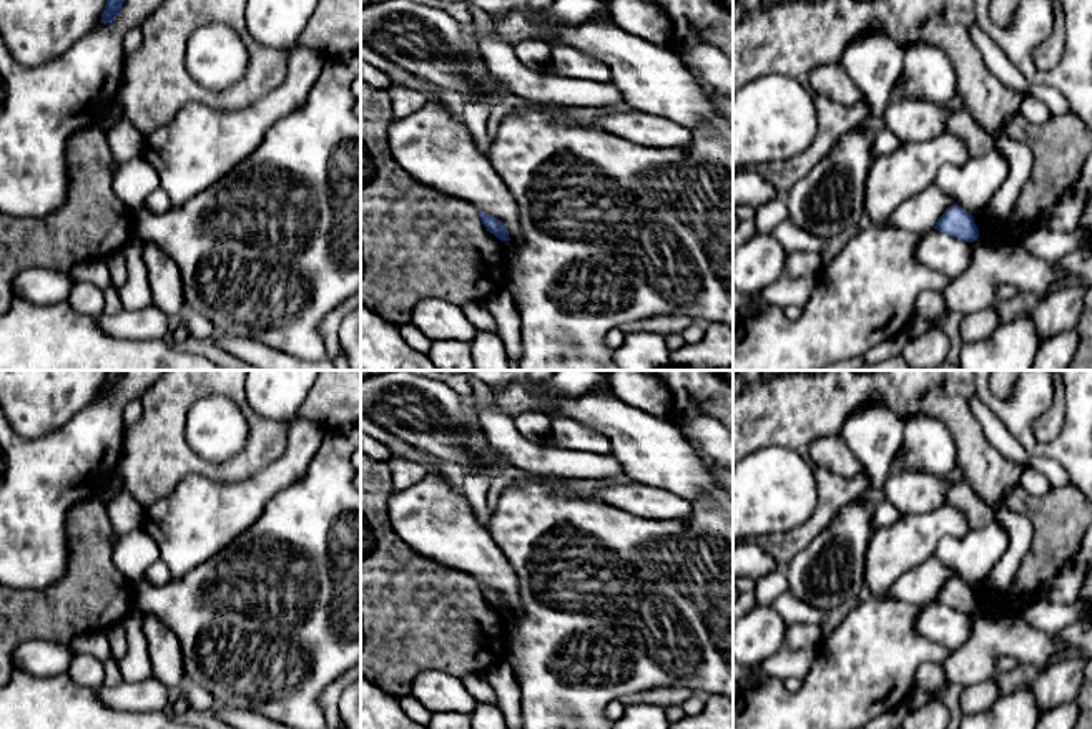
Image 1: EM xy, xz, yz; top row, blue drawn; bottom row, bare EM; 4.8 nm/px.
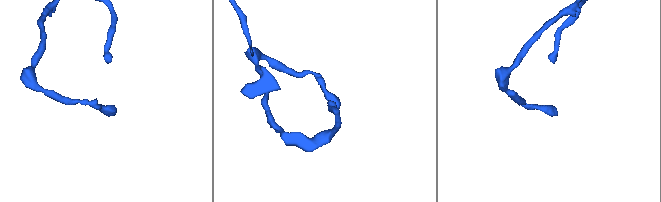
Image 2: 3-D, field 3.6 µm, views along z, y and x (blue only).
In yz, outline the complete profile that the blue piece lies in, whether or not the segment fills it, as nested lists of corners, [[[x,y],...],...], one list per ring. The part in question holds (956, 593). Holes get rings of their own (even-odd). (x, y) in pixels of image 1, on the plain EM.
[[[957,576],[944,583],[934,601],[967,614],[974,614],[979,609],[979,601],[974,596],[972,586]]]

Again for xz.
[[[477,581],[477,583],[479,583],[479,590],[480,590],[482,596],[487,599],[487,603],[490,606],[499,609],[500,613],[510,613],[509,603],[507,603],[507,599],[502,593],[499,593],[497,590],[487,586],[482,581]]]

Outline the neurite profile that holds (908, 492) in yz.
[[[954,467],[952,472],[944,475],[912,473],[893,468],[883,483],[883,490],[886,500],[906,516],[942,506],[947,488],[962,478],[961,467]]]

